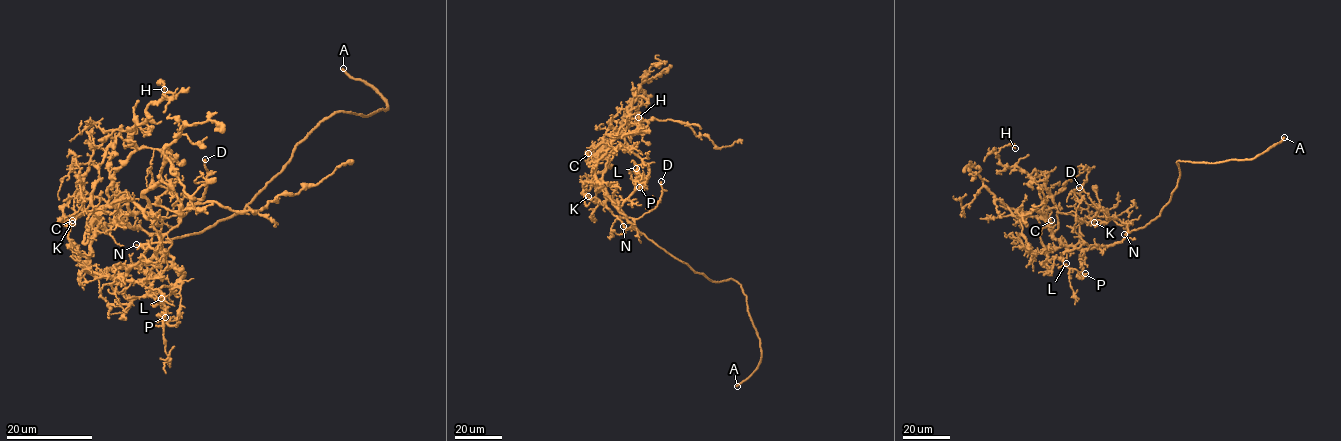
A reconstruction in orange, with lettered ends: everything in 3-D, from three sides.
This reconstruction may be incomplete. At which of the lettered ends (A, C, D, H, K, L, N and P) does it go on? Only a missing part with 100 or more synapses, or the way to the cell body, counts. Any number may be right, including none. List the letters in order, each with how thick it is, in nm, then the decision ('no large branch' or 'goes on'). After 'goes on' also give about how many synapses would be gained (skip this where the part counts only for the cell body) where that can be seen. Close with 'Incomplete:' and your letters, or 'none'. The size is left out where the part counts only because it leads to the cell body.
A: calibre 360 nm; goes on
C: calibre 300 nm; no large branch
D: calibre 300 nm; no large branch
H: calibre 160 nm; no large branch
K: calibre 140 nm; no large branch
L: calibre 170 nm; no large branch
N: calibre 130 nm; no large branch
P: calibre 130 nm; no large branch
Incomplete: A

